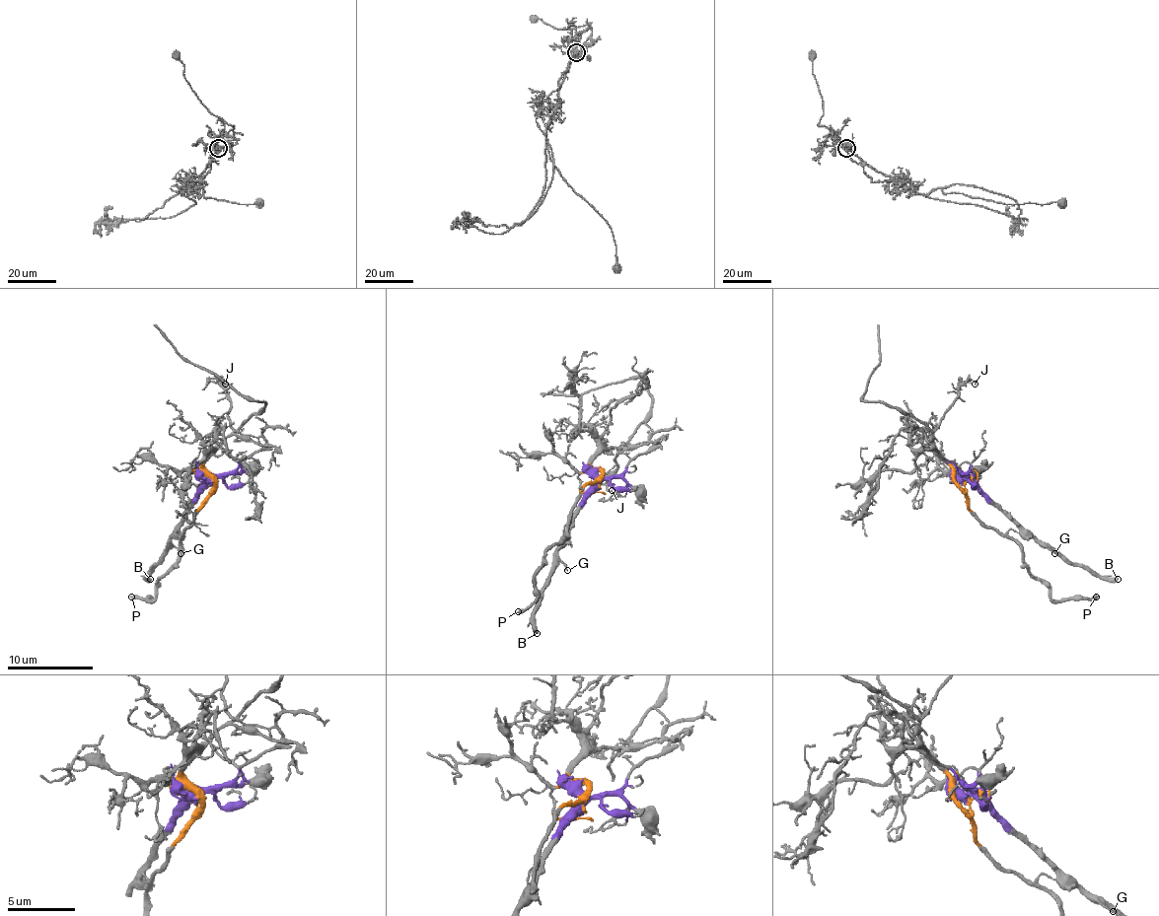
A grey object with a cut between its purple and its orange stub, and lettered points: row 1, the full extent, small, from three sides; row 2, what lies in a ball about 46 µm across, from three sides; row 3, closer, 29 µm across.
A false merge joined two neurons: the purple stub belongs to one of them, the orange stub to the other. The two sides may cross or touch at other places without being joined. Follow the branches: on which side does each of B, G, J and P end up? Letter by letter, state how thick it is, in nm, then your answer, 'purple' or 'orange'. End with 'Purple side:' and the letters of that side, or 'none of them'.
B: calibre 400 nm; purple
G: calibre 110 nm; purple
J: calibre 110 nm; orange
P: calibre 320 nm; orange
Purple side: B, G

